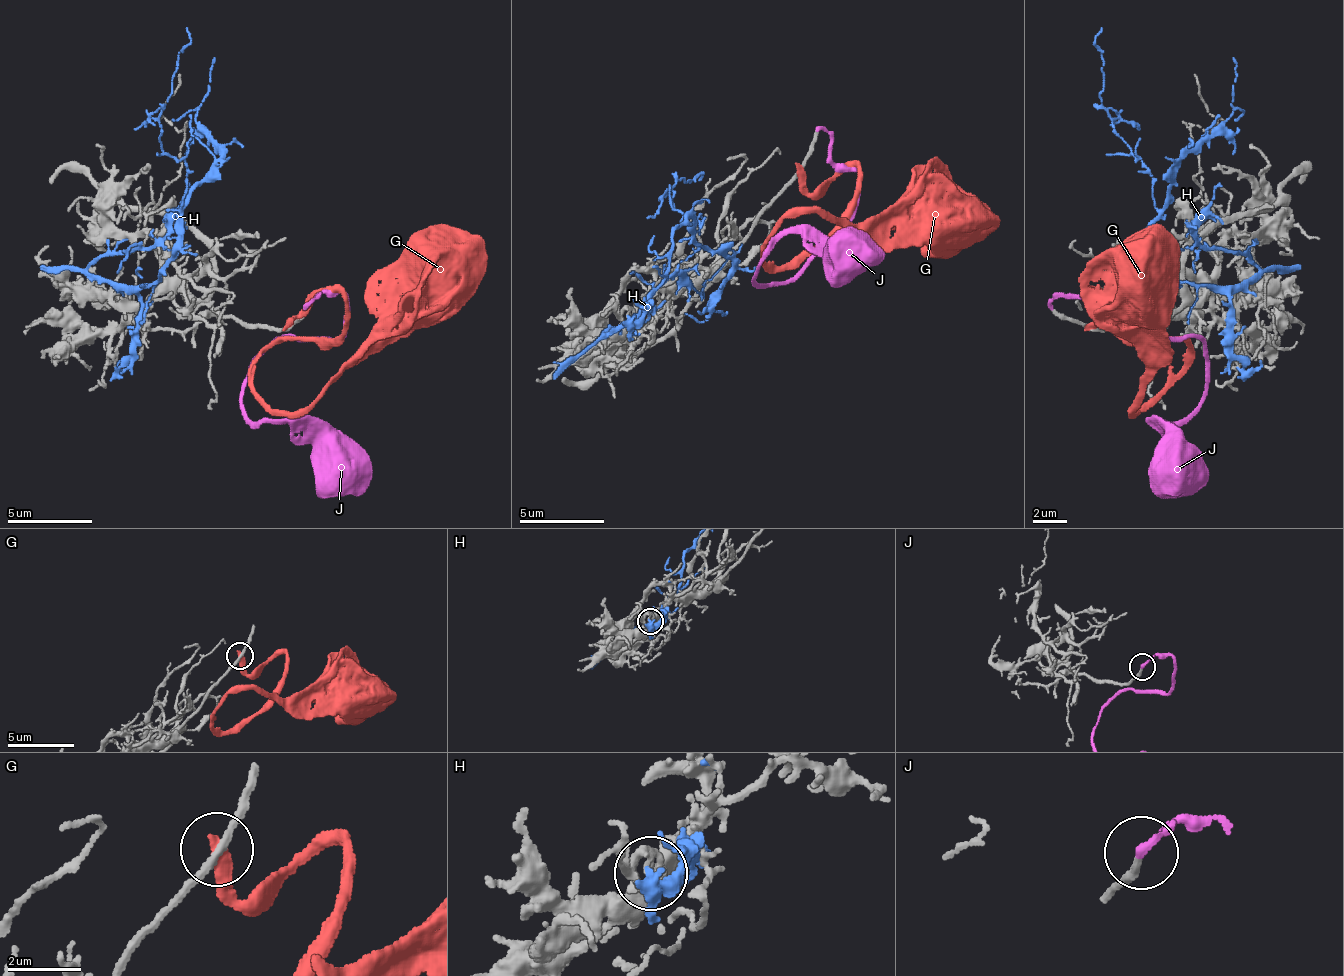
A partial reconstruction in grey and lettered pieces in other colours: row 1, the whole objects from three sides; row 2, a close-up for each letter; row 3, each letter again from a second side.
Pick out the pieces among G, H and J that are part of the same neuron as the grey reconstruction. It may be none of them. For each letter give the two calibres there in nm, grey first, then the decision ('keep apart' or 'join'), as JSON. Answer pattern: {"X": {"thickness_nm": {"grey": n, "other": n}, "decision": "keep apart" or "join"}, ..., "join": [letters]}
{"G": {"thickness_nm": {"grey": 200, "other": 440}, "decision": "keep apart"}, "H": {"thickness_nm": {"grey": 100, "other": 360}, "decision": "keep apart"}, "J": {"thickness_nm": {"grey": 200, "other": 200}, "decision": "join"}, "join": ["J"]}

